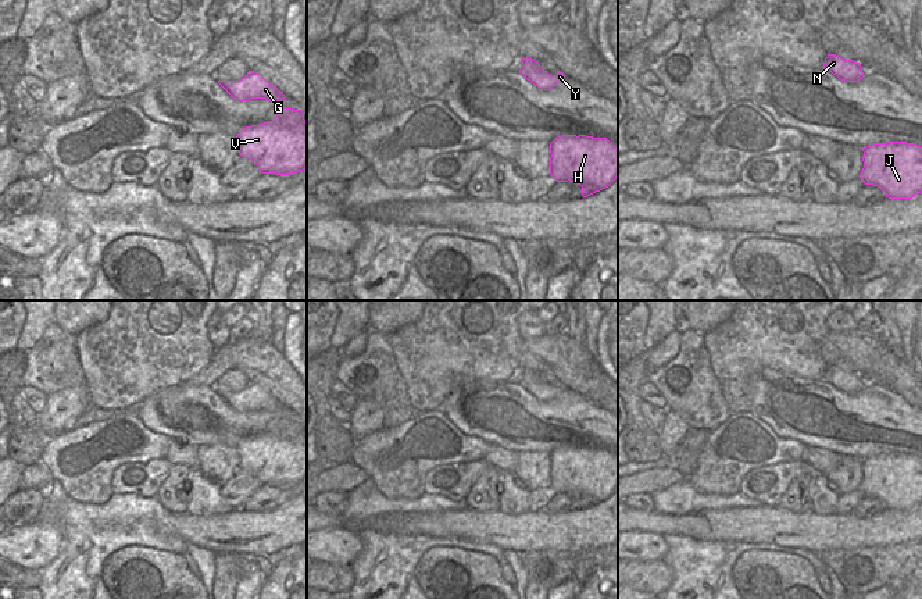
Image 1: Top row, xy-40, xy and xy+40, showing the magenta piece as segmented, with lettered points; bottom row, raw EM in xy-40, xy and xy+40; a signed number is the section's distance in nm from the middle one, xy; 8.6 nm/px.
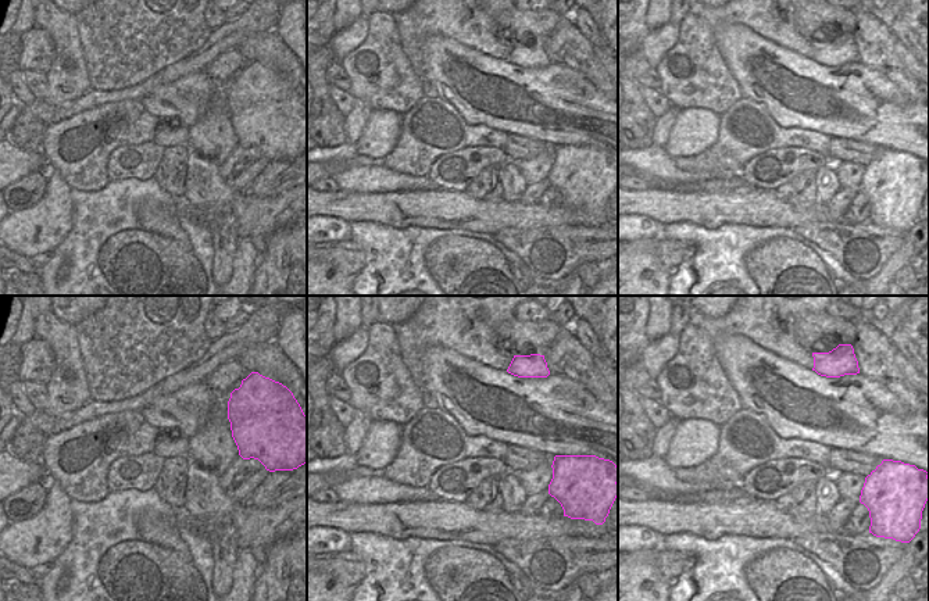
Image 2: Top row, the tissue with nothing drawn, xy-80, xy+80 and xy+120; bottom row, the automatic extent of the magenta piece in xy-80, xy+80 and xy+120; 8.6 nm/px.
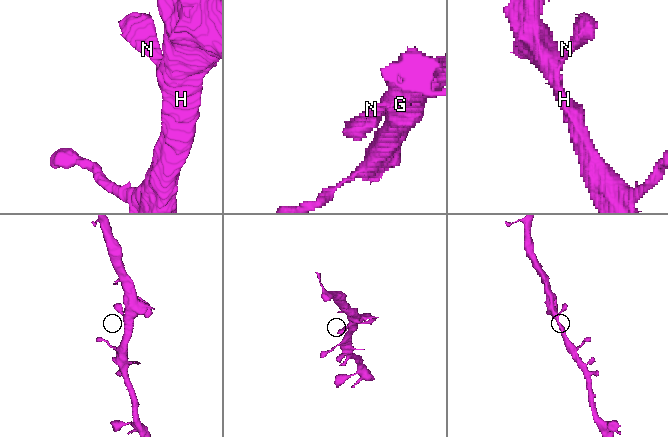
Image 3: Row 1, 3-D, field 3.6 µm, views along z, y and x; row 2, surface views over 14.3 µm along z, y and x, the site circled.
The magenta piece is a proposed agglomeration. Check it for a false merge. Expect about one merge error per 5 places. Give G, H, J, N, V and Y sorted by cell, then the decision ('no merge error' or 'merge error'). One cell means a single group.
G H J N V Y; no merge error

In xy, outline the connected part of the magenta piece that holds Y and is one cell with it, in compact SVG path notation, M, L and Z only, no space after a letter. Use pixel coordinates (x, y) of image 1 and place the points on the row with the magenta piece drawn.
M532 58L522 60L519 74L540 90L551 90L565 78L562 72L558 72L557 75L548 74L540 67L537 61Z

